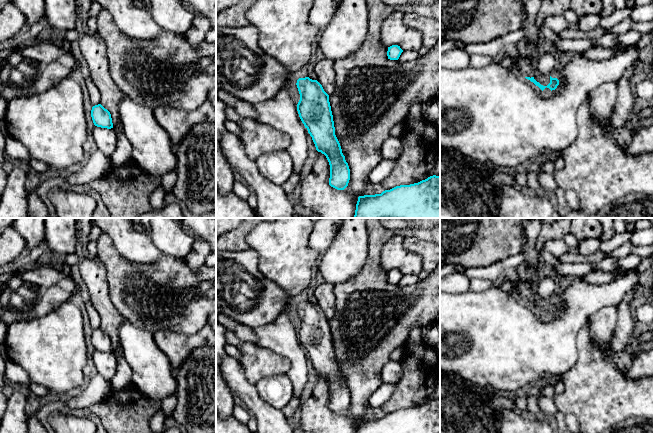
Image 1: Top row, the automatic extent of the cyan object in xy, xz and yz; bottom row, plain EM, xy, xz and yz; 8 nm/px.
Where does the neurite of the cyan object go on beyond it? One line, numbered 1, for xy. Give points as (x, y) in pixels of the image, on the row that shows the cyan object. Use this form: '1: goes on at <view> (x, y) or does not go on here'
1: does not go on here

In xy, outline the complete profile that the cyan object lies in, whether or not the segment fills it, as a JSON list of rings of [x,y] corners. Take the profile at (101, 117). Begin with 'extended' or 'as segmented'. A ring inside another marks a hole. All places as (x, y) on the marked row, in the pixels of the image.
as segmented; [[[101,104],[92,107],[91,117],[95,126],[107,129],[113,128],[111,114]]]

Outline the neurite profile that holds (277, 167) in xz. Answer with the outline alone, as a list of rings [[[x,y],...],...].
[[[287,150],[264,154],[255,162],[260,174],[279,186],[293,174],[293,160]]]

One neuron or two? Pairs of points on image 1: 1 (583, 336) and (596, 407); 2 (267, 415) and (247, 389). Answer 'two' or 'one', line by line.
1: one
2: one

